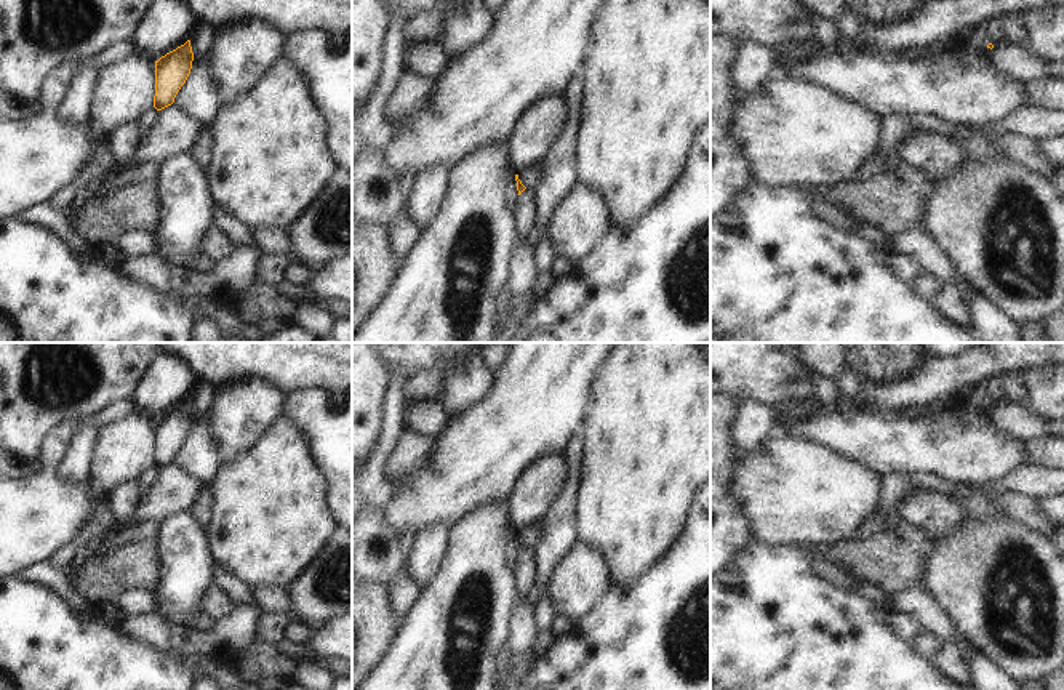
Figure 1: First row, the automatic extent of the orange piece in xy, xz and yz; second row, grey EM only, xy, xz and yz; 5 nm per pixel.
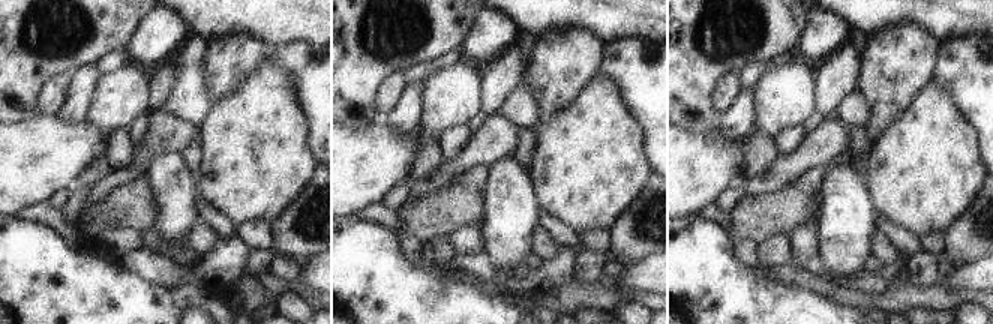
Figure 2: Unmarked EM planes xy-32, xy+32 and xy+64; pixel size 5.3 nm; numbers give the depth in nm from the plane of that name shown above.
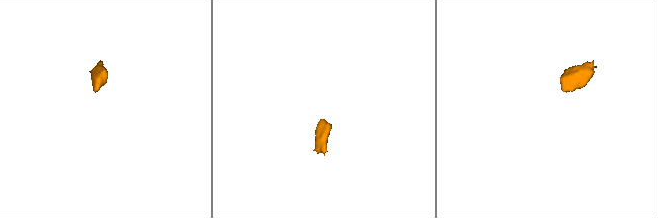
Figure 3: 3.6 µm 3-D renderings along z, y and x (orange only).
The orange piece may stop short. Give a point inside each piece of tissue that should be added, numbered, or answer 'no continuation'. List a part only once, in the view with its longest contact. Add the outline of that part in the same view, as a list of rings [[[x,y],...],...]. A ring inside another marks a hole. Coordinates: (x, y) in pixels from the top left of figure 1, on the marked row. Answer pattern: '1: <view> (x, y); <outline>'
no continuation

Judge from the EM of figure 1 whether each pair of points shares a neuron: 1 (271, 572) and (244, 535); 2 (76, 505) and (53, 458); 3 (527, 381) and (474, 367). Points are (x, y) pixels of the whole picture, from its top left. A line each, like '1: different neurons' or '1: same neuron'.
1: same neuron
2: different neurons
3: different neurons

